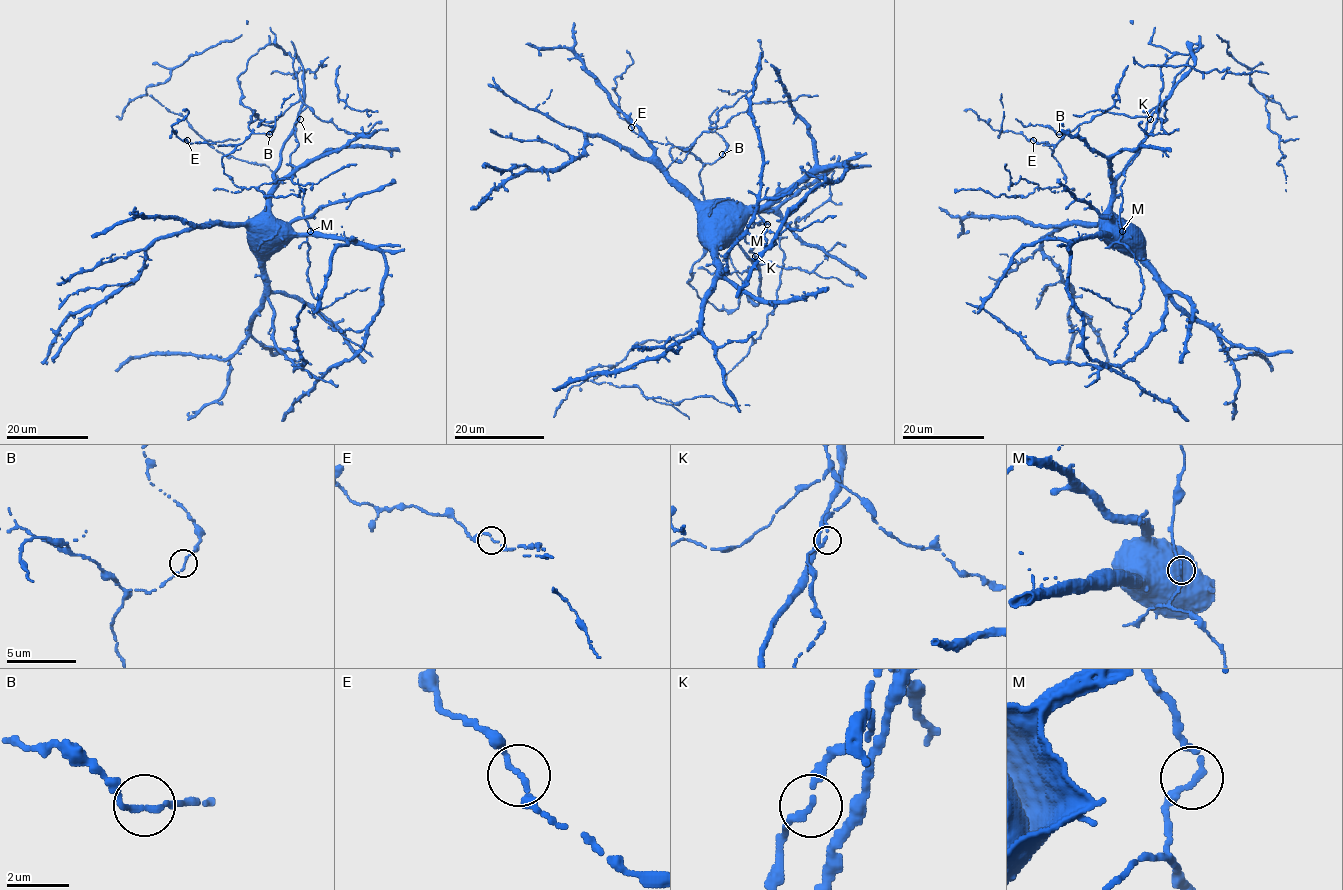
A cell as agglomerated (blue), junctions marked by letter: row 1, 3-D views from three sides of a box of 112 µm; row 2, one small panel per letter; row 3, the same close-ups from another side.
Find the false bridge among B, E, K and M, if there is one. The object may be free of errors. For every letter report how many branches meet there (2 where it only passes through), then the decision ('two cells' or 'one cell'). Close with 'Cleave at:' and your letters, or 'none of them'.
B: branches 2; one cell
E: branches 2; one cell
K: branches 2; one cell
M: branches 2; one cell
Cleave at: none of them

